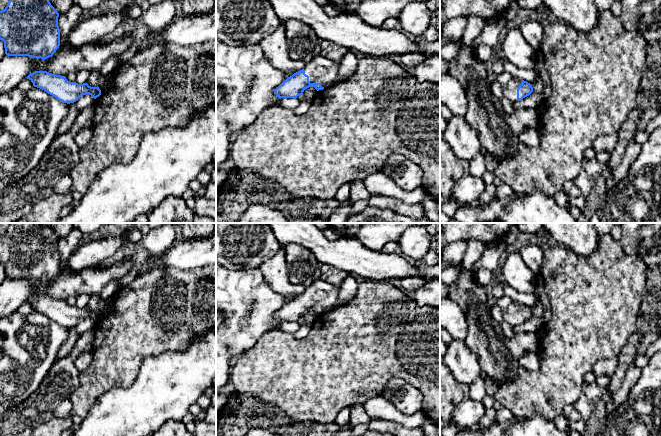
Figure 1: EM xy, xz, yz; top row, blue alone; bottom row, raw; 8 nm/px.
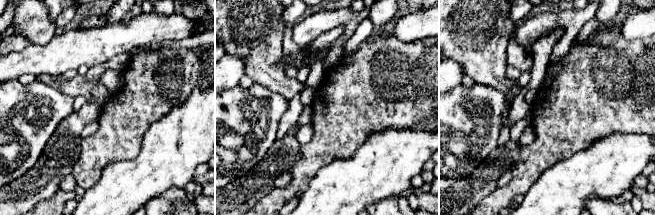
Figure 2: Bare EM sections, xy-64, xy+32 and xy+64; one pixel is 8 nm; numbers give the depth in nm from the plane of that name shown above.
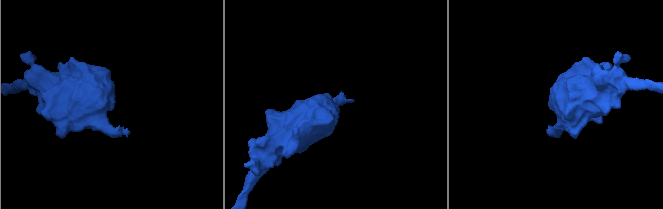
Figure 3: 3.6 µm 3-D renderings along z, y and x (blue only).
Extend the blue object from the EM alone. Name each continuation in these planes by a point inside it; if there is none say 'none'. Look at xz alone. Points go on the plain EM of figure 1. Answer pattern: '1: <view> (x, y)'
1: xz (320, 293)

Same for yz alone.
1: yz (509, 308)

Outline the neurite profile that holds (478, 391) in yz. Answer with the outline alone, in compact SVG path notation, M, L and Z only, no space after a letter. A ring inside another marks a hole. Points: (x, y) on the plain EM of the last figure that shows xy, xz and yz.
M481 375L470 386L470 399L482 401L487 396L487 387L484 377Z

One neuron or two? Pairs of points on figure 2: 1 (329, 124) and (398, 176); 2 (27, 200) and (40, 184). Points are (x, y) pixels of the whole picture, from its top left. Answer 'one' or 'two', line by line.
1: two
2: one

